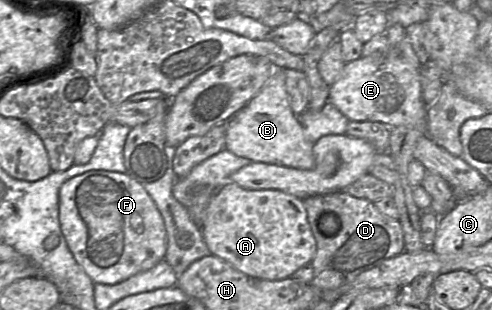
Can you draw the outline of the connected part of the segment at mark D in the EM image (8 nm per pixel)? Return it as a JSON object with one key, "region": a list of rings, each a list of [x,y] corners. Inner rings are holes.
{"region":[[[338,191],[303,199],[307,220],[316,240],[316,253],[311,261],[313,286],[328,292],[353,281],[360,273],[404,252],[404,235],[400,222],[382,214],[373,202]],[[325,212],[338,215],[341,227],[331,237],[319,231],[318,217]]]}

